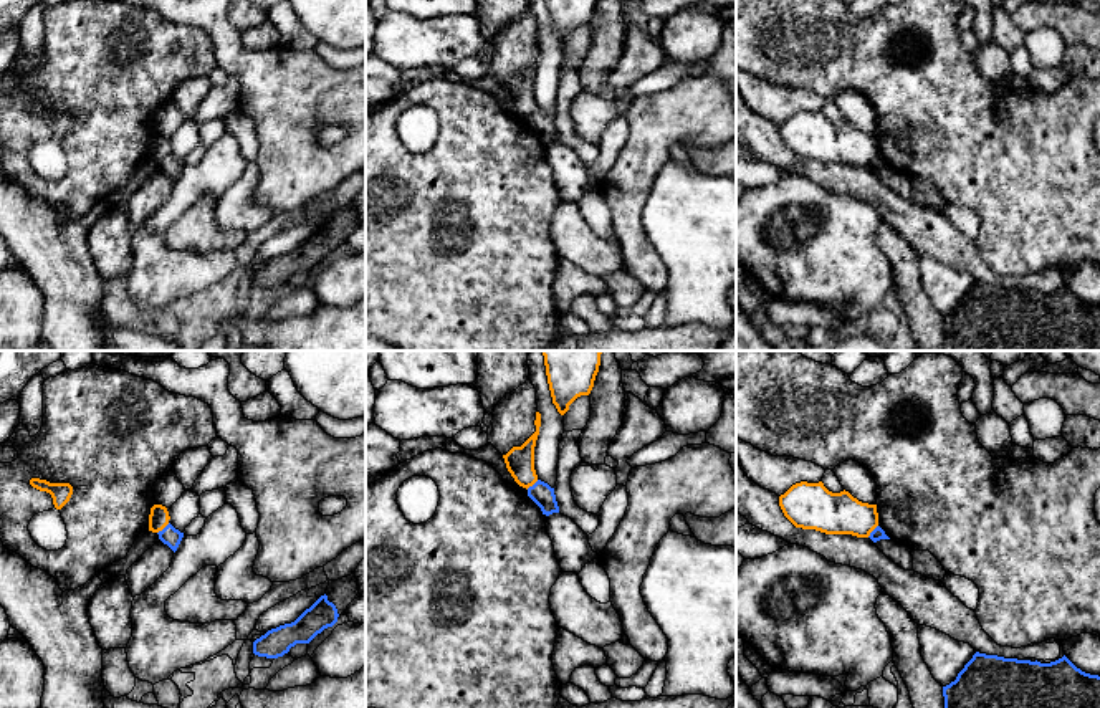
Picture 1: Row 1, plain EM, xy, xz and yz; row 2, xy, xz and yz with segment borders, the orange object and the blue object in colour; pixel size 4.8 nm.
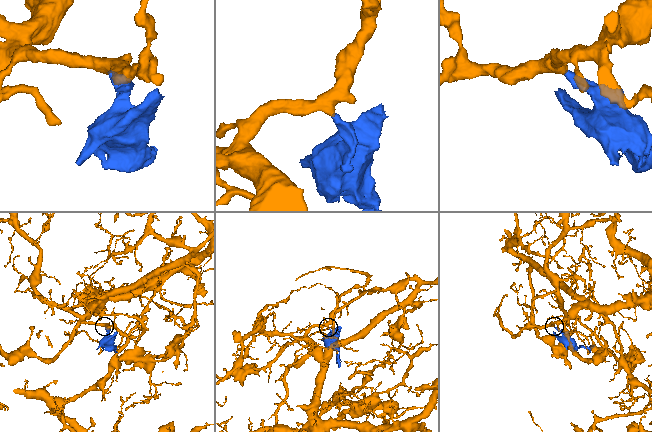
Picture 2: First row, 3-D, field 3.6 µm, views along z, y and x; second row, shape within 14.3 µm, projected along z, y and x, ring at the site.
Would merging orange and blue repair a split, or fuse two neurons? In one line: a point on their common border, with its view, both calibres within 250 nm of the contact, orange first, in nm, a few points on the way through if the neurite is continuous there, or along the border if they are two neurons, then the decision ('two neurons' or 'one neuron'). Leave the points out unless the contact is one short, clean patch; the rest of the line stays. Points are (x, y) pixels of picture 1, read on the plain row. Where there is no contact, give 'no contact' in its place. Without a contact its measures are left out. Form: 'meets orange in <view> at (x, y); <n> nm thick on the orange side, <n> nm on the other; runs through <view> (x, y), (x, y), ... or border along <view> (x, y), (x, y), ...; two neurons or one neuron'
meets orange in xy at (162, 157); 100 nm thick on the orange side, 90 nm on the other; border along xy (169, 153), (157, 162); two neurons

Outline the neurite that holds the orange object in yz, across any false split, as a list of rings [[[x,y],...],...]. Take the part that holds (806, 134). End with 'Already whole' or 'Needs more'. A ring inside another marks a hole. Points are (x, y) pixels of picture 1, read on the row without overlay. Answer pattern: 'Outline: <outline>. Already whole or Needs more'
Outline: [[[801,111],[779,126],[784,146],[802,159],[868,167],[878,155],[877,134],[862,132],[849,121],[832,122],[822,111]]]. Already whole

